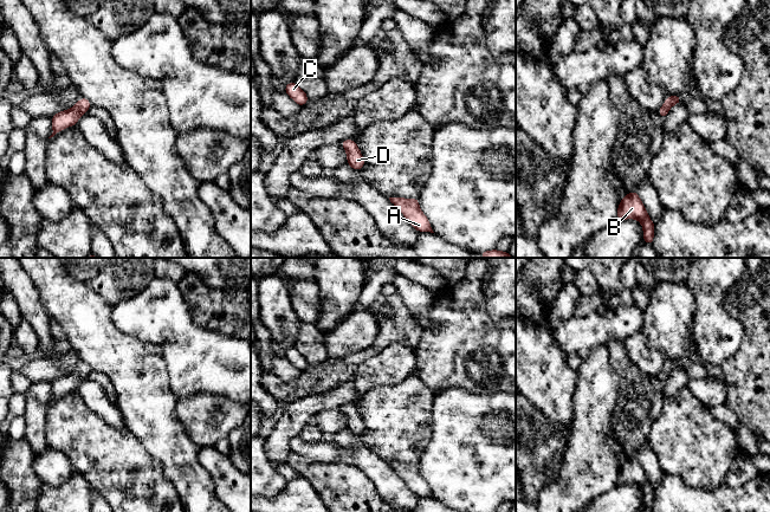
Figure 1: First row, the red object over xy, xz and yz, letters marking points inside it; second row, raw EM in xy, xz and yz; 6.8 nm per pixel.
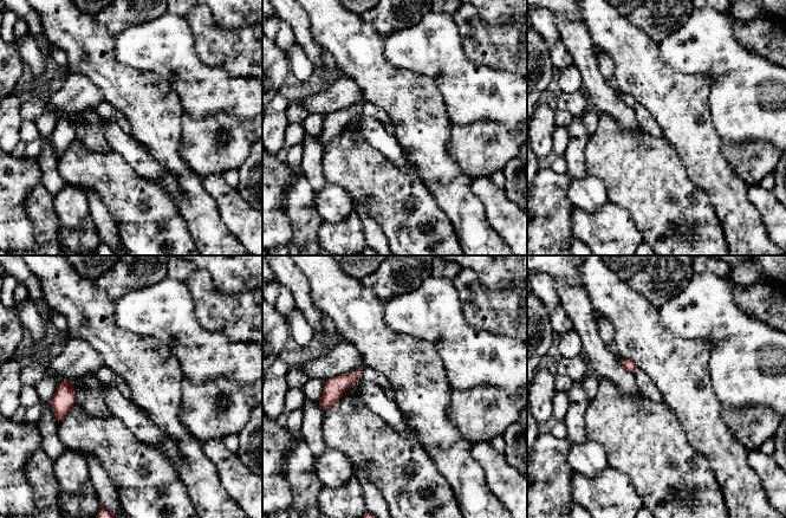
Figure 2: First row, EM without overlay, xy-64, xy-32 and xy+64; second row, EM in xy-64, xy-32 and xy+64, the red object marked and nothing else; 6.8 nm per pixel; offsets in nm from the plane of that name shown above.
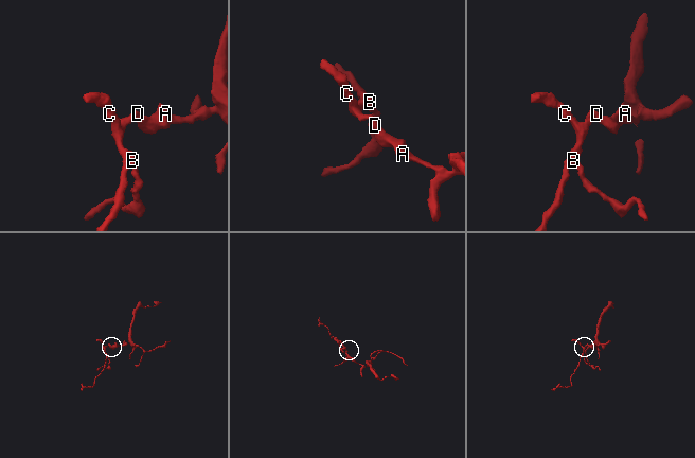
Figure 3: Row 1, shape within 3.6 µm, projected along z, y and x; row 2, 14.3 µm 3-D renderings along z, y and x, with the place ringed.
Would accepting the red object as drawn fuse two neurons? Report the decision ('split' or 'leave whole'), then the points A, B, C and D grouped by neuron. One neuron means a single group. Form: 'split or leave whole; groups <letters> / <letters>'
leave whole; groups A B C D

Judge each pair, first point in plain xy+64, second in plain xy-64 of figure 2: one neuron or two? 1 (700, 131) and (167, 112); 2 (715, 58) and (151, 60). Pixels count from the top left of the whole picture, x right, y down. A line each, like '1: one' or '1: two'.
1: one
2: one

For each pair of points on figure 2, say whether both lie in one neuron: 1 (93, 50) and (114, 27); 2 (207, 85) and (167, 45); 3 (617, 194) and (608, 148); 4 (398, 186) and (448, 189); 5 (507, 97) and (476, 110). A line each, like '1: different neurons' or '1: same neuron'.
1: different neurons
2: same neuron
3: same neuron
4: different neurons
5: same neuron

